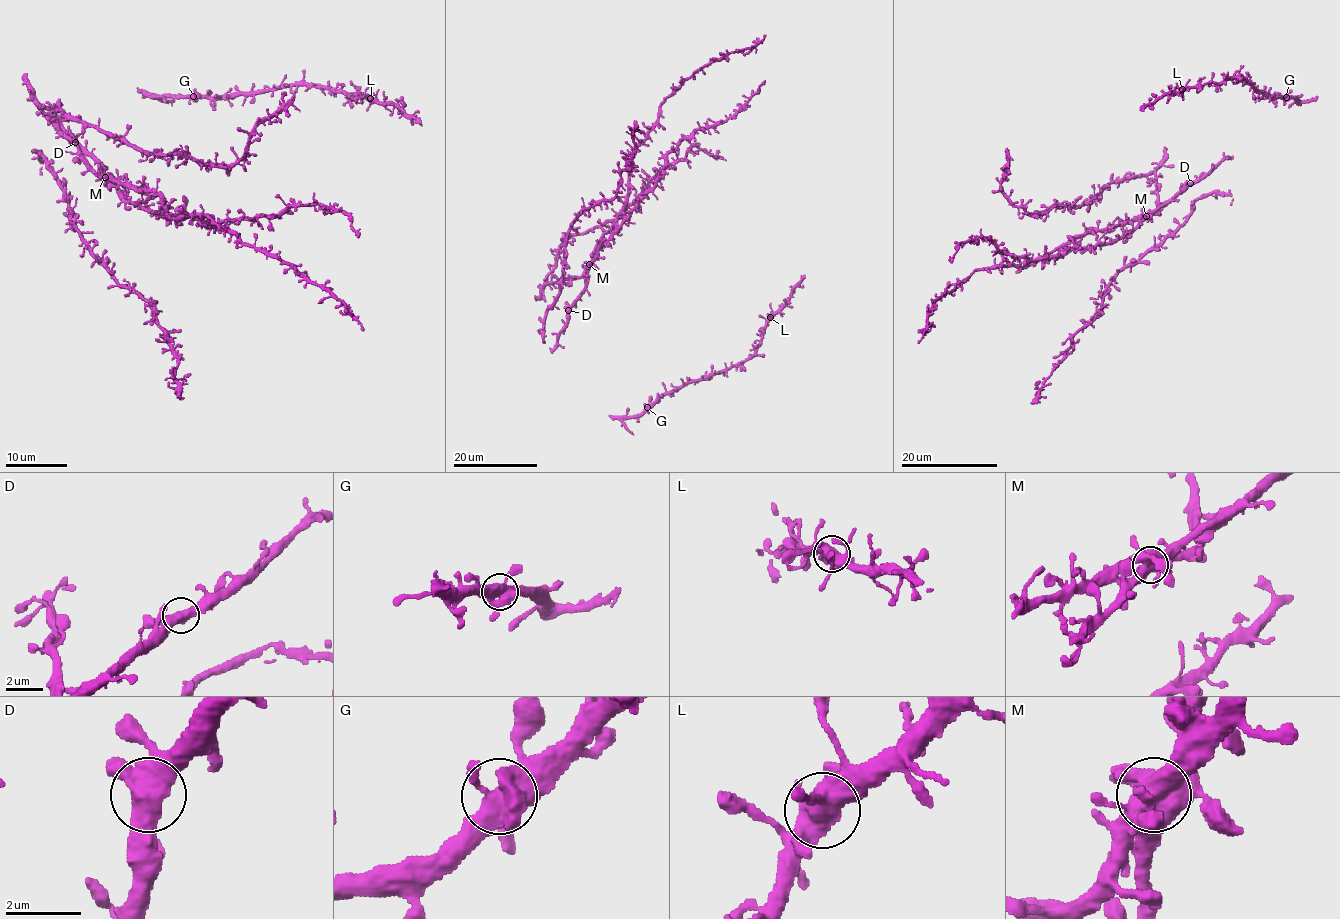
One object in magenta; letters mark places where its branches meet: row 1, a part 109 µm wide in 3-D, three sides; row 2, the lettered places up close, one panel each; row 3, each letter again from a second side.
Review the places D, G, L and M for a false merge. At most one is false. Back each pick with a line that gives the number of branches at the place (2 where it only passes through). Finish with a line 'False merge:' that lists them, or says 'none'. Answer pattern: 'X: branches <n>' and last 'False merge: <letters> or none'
False merge: none

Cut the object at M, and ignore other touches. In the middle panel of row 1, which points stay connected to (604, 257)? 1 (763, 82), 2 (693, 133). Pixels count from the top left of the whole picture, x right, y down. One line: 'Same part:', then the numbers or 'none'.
Same part: 1, 2

